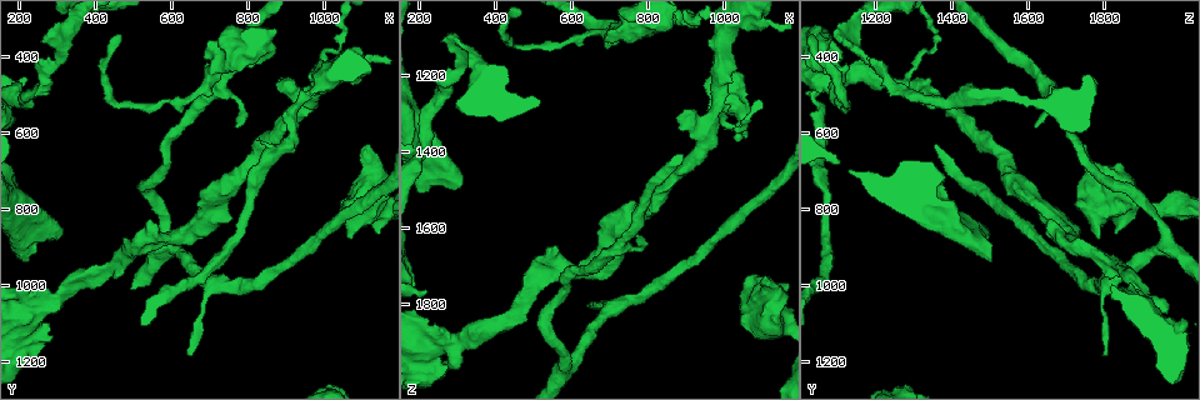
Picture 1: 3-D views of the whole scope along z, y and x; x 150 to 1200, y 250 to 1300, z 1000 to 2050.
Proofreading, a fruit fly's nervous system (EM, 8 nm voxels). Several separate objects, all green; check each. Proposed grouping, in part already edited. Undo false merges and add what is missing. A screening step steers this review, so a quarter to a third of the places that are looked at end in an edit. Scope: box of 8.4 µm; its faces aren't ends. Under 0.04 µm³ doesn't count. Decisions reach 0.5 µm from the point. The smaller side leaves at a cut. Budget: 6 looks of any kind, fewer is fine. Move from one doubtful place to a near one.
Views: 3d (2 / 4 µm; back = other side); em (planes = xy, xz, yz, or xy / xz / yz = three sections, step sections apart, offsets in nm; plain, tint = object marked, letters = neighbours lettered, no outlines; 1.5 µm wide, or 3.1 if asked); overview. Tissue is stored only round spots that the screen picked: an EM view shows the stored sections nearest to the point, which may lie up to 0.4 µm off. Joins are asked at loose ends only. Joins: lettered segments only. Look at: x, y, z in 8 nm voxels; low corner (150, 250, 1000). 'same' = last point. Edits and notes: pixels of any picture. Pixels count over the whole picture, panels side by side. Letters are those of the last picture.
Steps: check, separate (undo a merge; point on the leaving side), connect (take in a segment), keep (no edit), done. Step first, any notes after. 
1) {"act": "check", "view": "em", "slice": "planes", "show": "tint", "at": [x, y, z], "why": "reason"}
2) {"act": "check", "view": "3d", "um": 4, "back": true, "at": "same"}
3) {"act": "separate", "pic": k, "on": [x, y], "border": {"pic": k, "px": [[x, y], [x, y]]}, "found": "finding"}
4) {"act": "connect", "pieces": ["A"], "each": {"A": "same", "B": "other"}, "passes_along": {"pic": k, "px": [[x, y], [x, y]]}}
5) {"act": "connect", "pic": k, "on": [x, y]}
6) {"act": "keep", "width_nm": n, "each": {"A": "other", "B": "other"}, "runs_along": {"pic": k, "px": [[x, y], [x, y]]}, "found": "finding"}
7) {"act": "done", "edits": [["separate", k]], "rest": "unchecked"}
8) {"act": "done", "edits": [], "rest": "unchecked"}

{"act": "check", "view": "em", "slice": "planes", "show": "letters", "at": [280, 1100, 1965], "why": "thick end"}

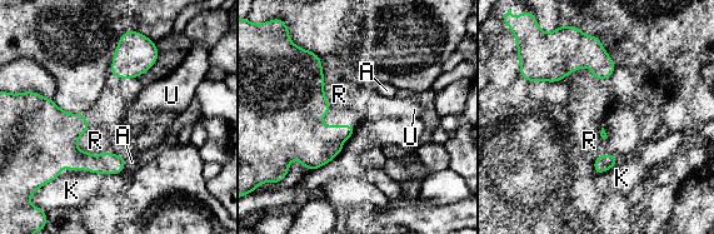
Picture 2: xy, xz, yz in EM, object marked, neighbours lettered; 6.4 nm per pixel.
{"act": "keep", "each": {"A": "other", "K": "other", "R": "other", "U": "other"}, "runs_along": {"pic": 2, "px": [[45, 101], [81, 160], [118, 169]]}, "found": "no lettered segment goes on from it"}

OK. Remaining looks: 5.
{"act": "check", "view": "3d", "um": 2, "at": [515, 900, 1730], "why": "a fork"}

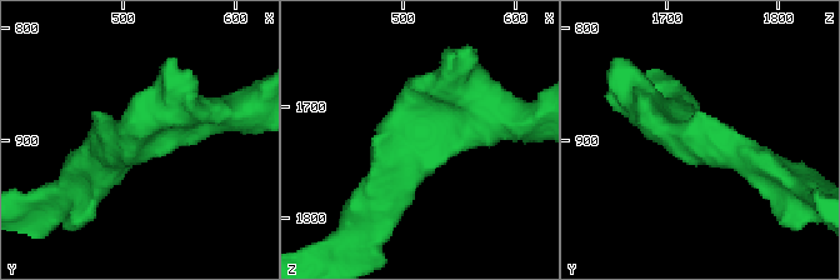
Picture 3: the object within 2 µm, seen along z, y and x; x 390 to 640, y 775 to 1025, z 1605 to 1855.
{"act": "check", "view": "em", "slice": "xz", "step": 4, "show": "letters", "at": [520, 902, 1728]}

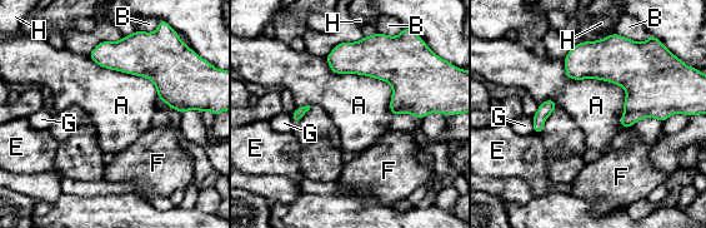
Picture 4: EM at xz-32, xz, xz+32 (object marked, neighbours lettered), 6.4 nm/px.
{"act": "check", "view": "em", "slice": "planes", "show": "letters", "at": "same"}

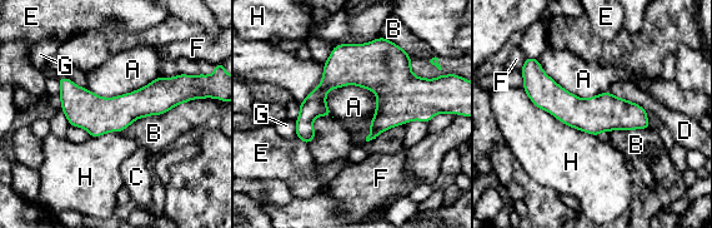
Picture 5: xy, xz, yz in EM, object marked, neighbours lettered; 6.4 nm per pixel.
{"act": "keep", "longest_contact_nm": ["H", 600], "each": {"A": "other", "B": "other", "C": "other", "D": "other", "E": "other", "F": "other", "G": "other", "H": "other"}, "runs_along": {"pic": 5, "px": [[529, 74], [573, 112], [646, 125]]}, "found": "all the same neuron"}

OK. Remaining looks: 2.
{"act": "done", "edits": [], "rest": "unchecked"}

